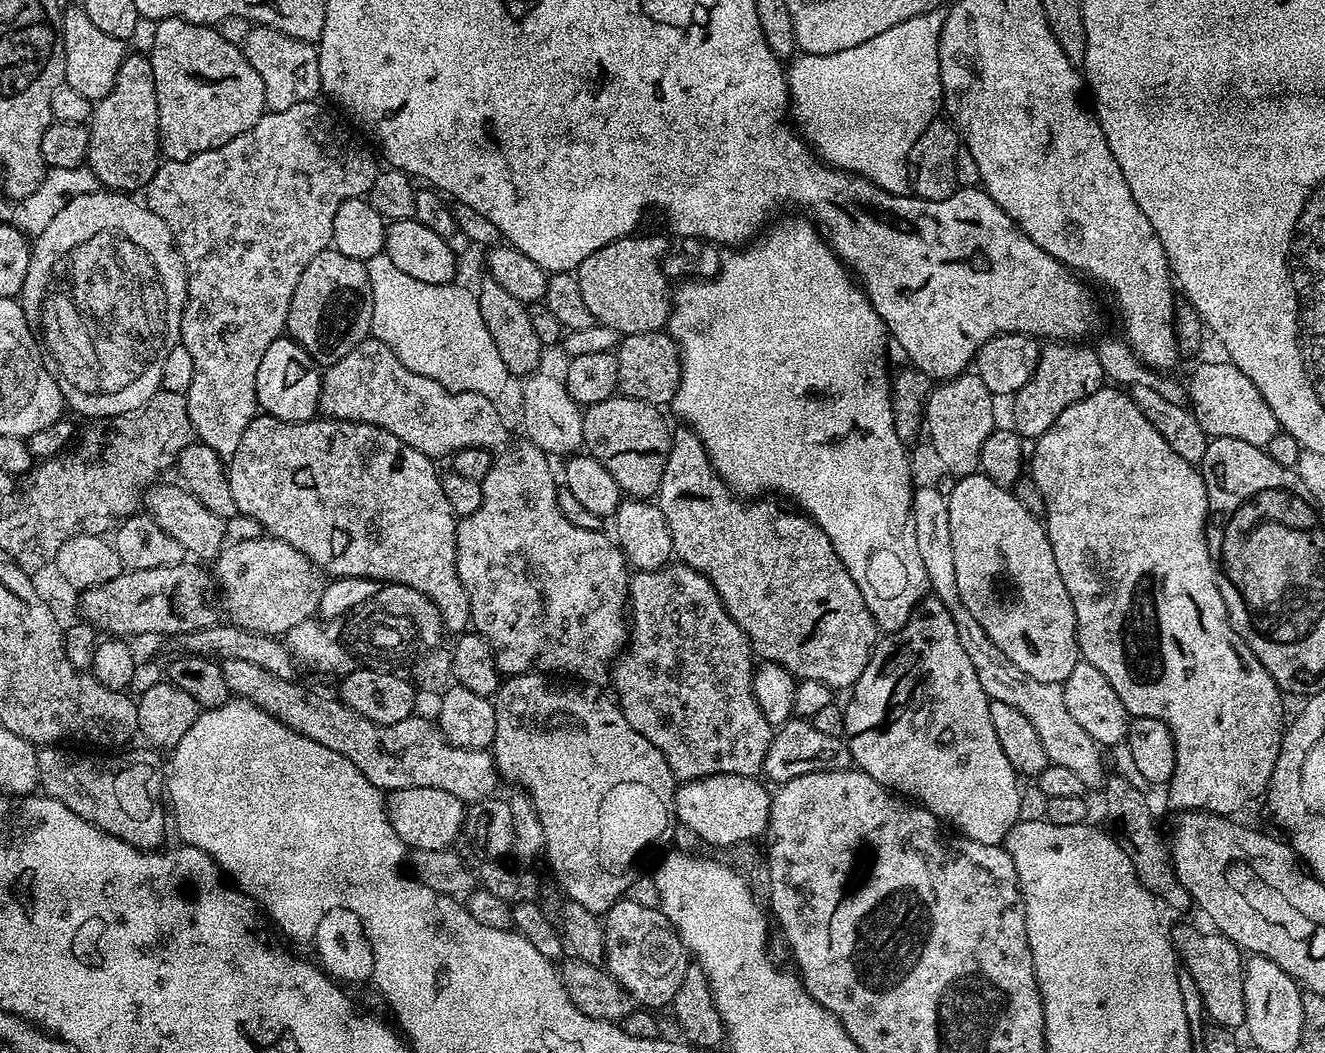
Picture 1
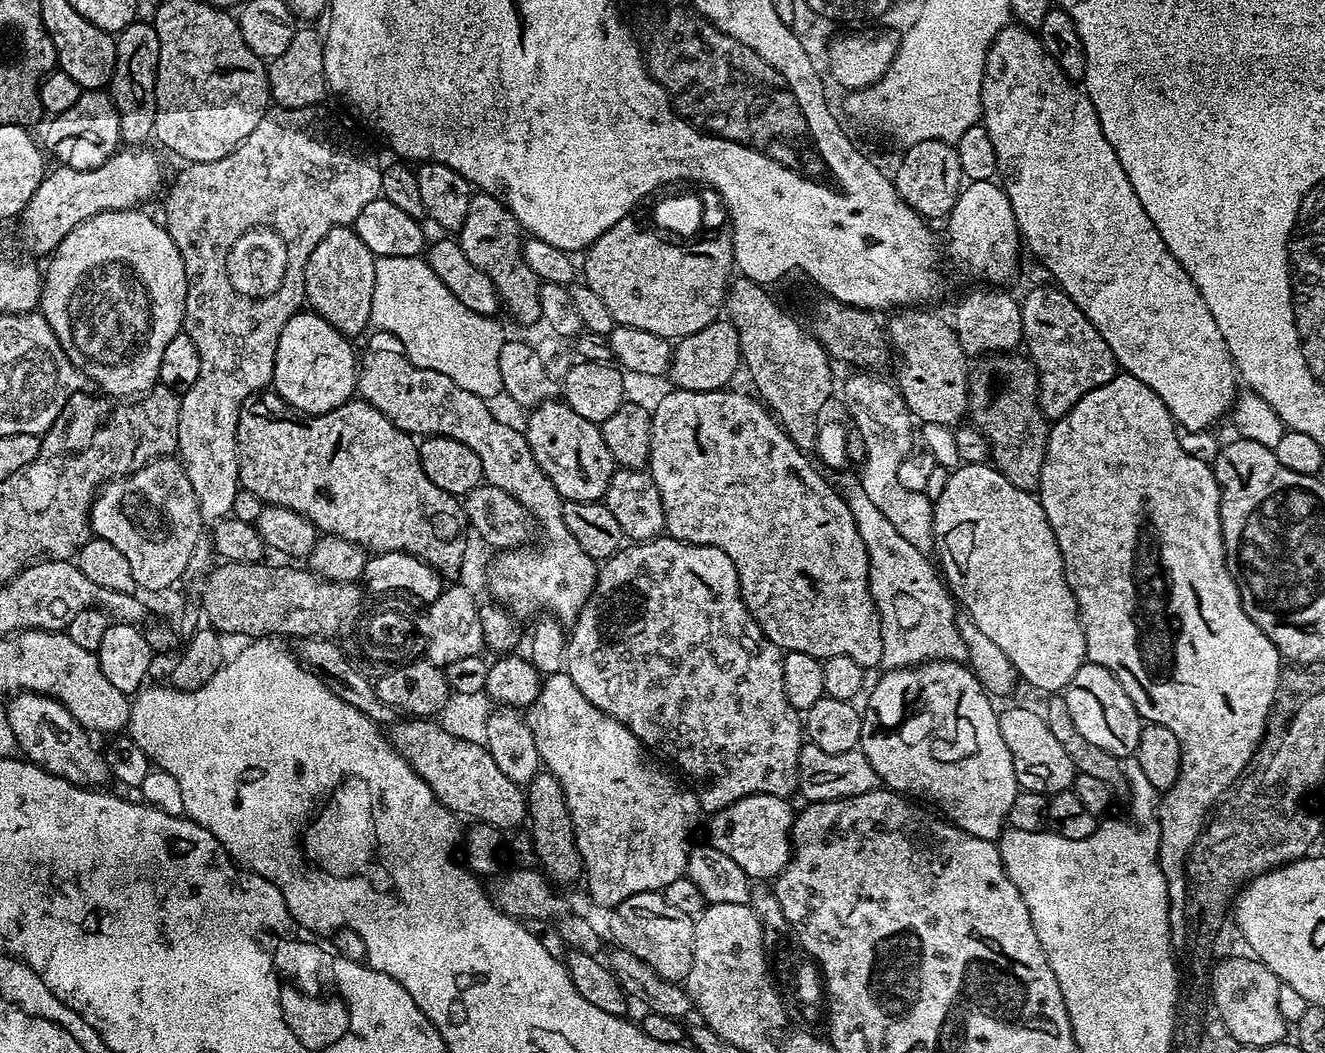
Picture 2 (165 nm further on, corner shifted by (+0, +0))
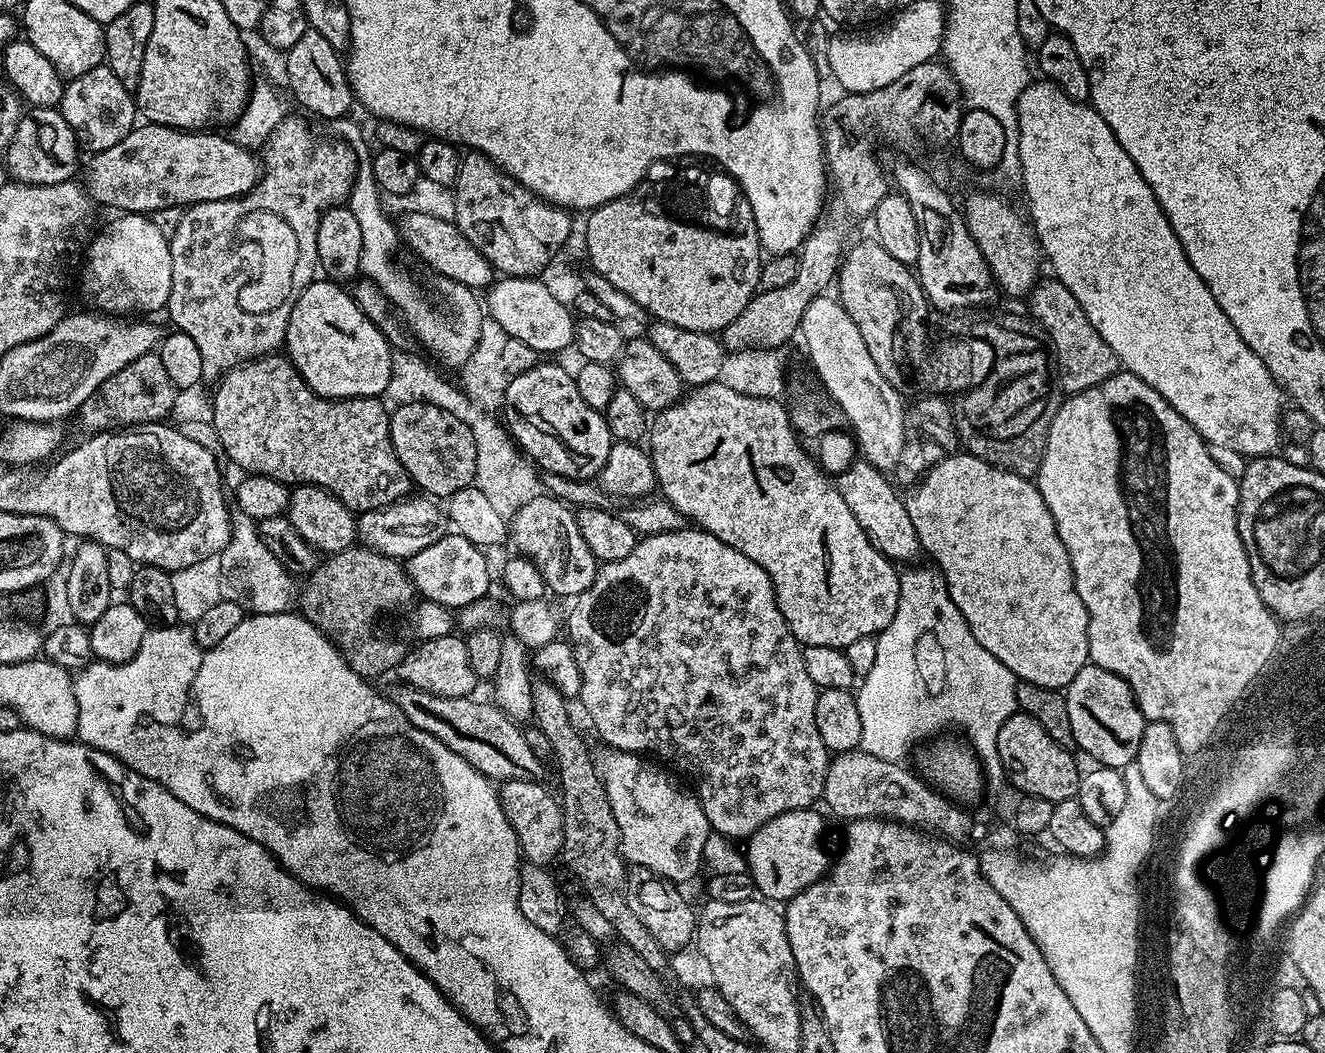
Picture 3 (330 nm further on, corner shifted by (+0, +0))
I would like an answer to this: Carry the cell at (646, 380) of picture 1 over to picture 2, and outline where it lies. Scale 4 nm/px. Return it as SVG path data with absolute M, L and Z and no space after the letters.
M718 318L710 326L698 330L698 334L683 336L681 340L675 341L672 349L672 365L667 370L667 379L673 380L673 385L682 390L698 390L699 392L719 392L727 389L732 380L732 375L742 368L740 355L738 330L727 318Z

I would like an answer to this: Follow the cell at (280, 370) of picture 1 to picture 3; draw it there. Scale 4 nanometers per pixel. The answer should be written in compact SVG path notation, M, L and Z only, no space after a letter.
M327 278L319 279L313 284L305 283L294 301L283 342L288 359L298 370L298 374L302 374L308 387L327 400L350 400L353 396L383 397L387 383L390 382L393 346L388 343L378 326L357 306L353 293L347 287Z

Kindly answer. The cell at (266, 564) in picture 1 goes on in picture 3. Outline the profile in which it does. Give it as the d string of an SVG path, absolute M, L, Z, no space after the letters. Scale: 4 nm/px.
M416 494L411 498L396 500L385 508L359 513L356 516L356 535L359 543L398 561L407 561L409 556L418 554L418 550L426 550L426 546L438 542L438 538L446 535L446 516L441 505L439 508L436 504L439 503L435 499Z

